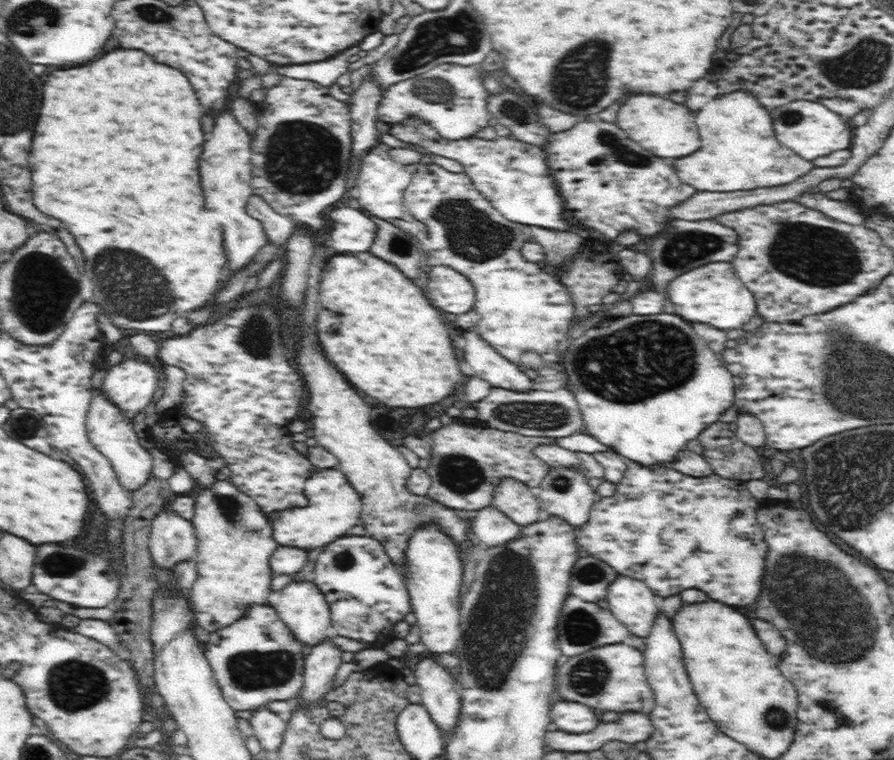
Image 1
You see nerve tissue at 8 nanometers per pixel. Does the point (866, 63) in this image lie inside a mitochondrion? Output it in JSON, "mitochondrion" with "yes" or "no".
{"mitochondrion":"yes"}

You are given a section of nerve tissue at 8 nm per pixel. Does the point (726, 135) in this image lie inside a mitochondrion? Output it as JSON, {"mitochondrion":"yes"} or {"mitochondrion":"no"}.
{"mitochondrion":"no"}

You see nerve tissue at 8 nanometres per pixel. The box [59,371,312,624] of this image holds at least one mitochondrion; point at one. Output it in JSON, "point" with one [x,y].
{"point":[231,509]}

